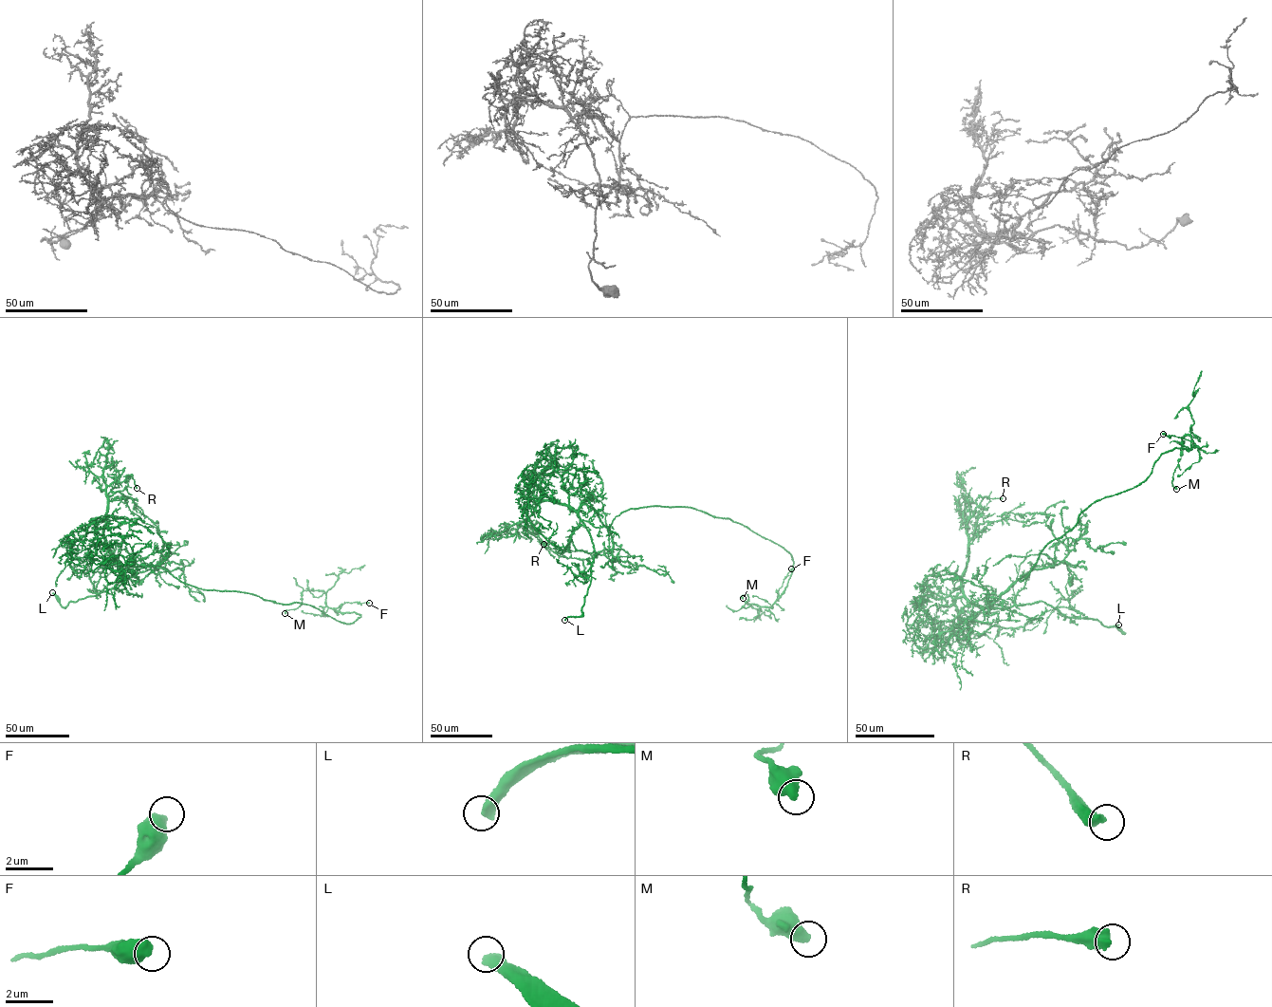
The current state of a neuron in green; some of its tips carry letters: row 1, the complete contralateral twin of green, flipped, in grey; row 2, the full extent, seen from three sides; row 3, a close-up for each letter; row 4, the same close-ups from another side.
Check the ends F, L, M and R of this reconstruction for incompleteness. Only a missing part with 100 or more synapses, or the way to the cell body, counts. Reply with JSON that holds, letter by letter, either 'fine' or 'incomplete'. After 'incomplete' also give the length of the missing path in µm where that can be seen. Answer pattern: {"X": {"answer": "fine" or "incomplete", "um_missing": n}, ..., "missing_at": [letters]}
{"F": {"answer": "fine"}, "L": {"answer": "incomplete", "um_missing": 10}, "M": {"answer": "fine"}, "R": {"answer": "fine"}, "missing_at": ["L"]}

